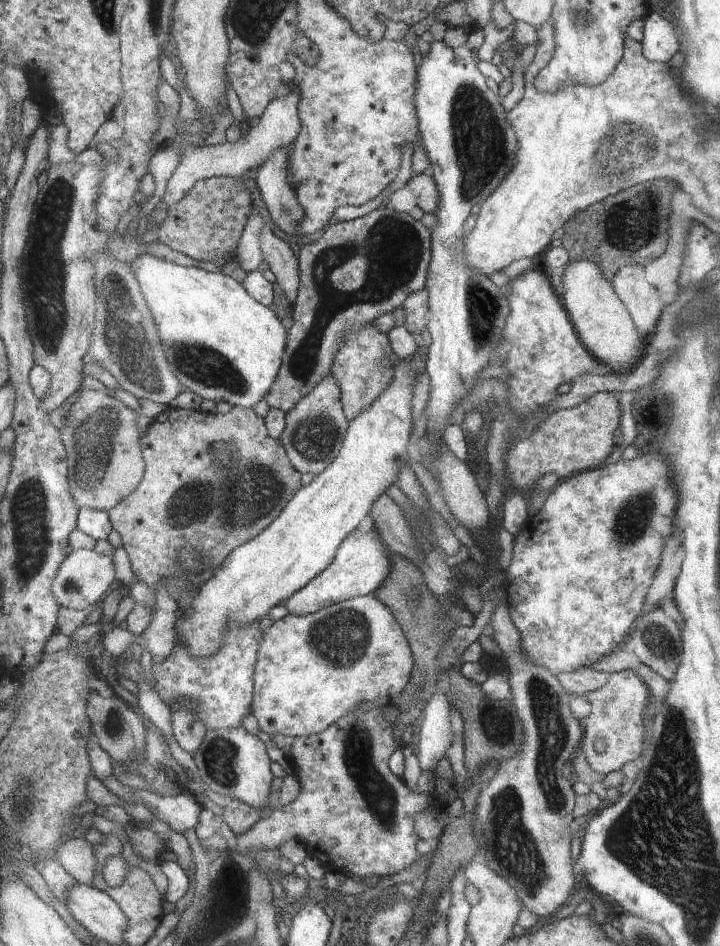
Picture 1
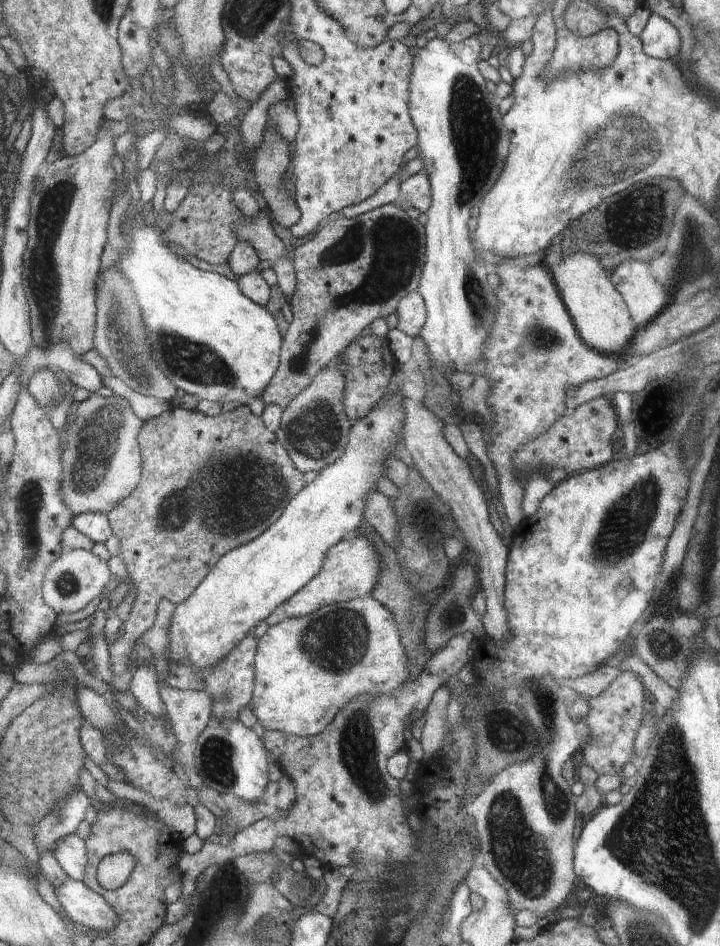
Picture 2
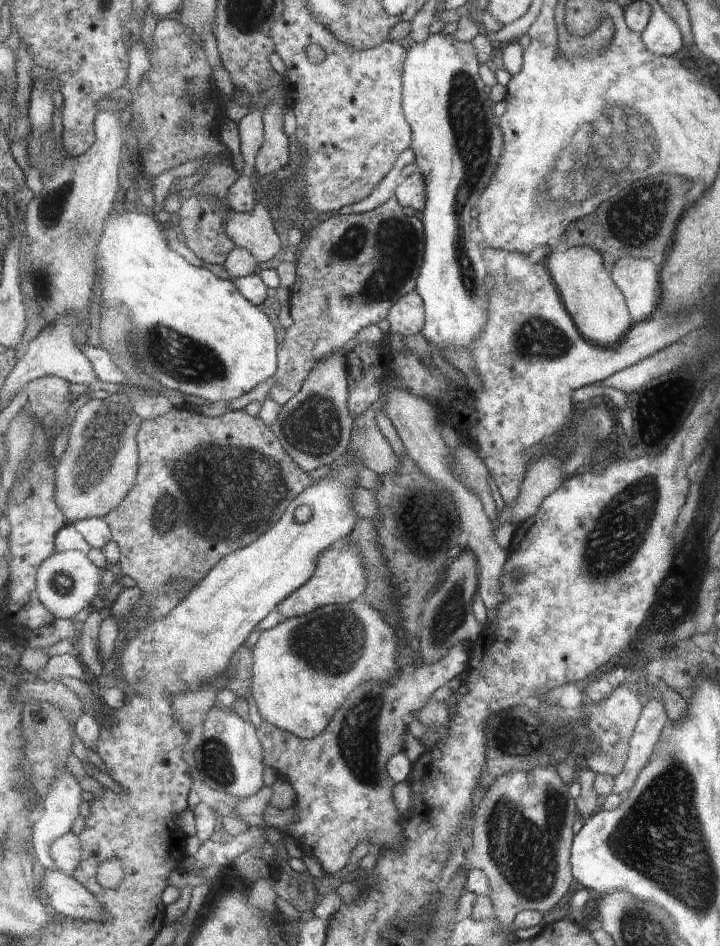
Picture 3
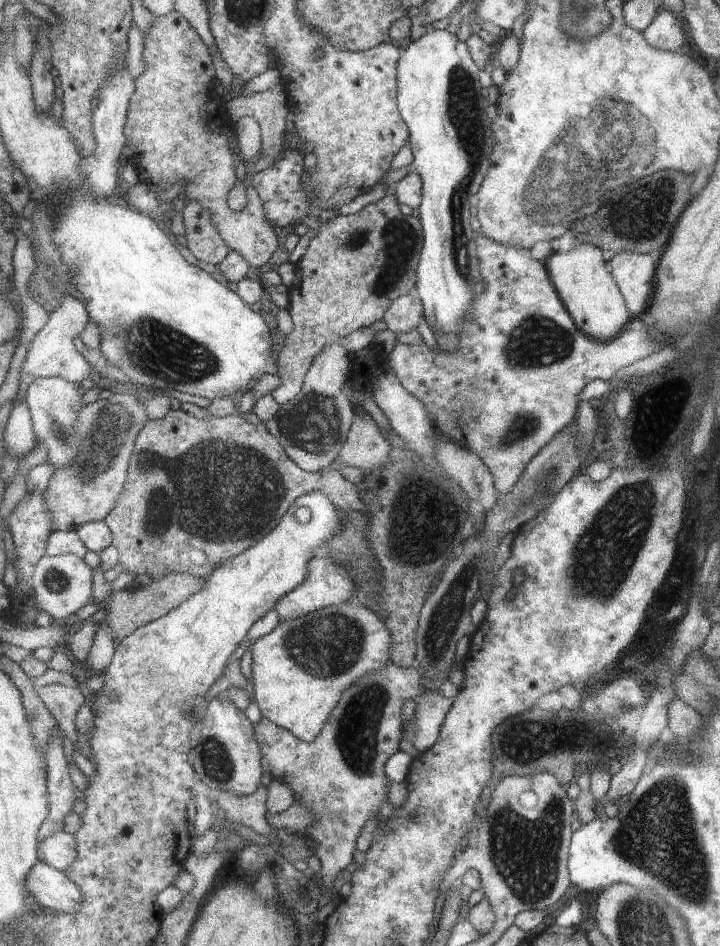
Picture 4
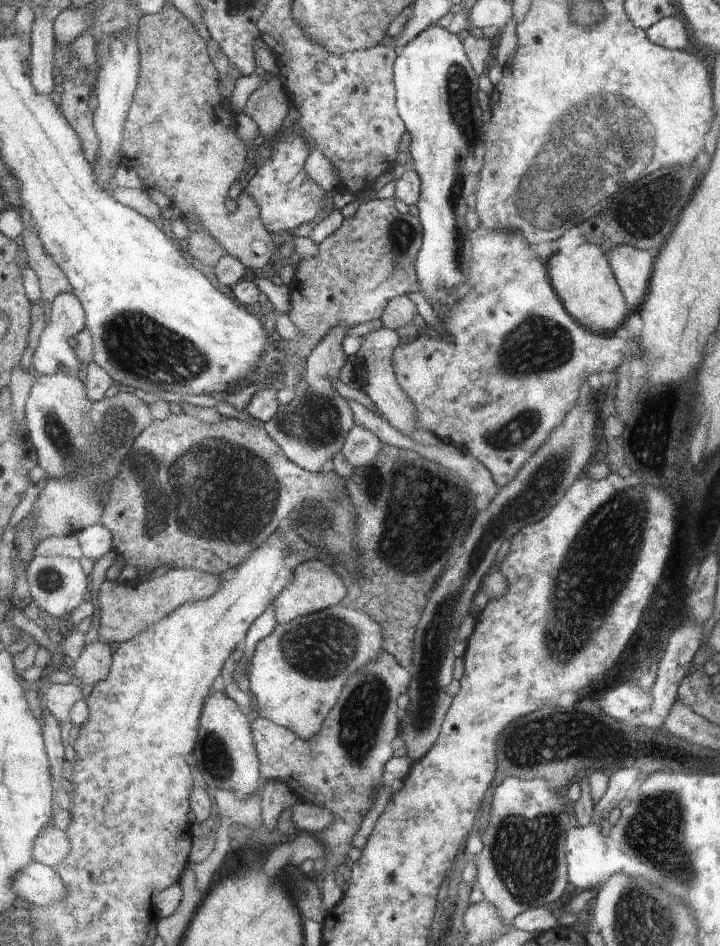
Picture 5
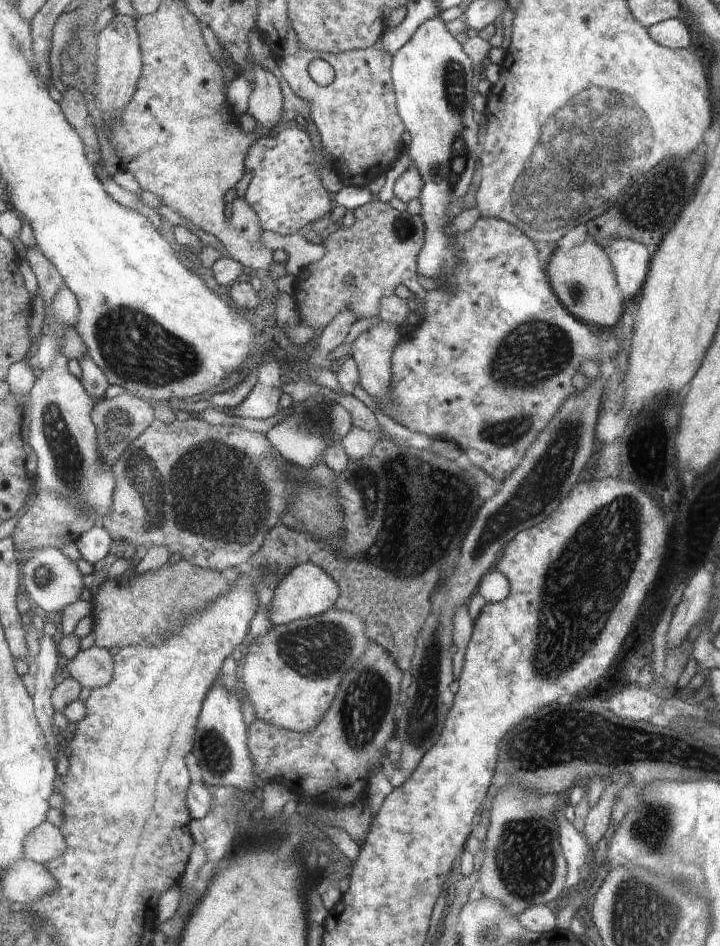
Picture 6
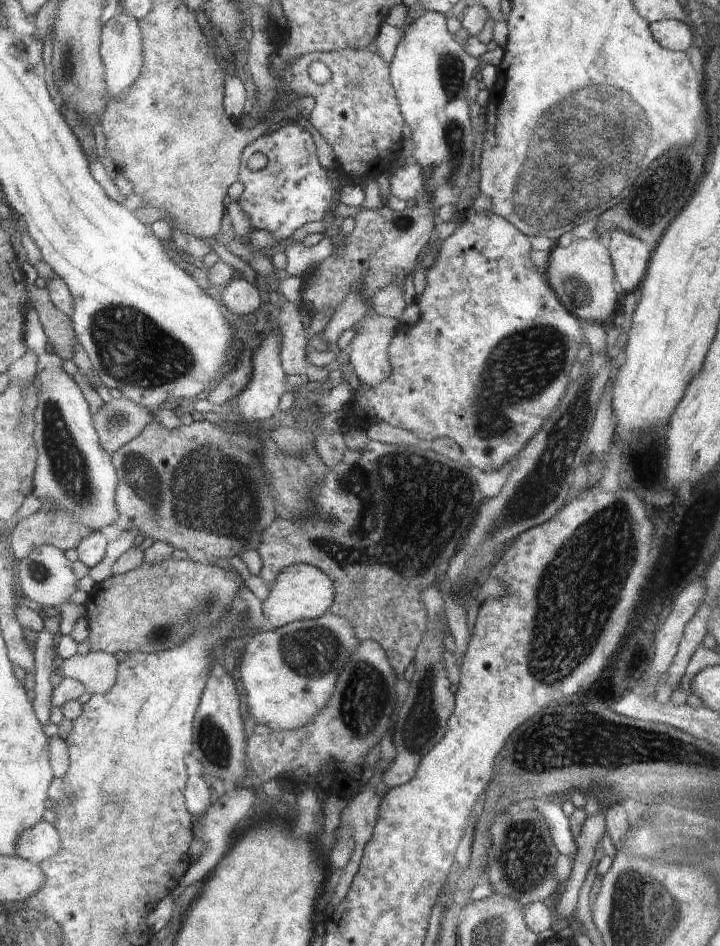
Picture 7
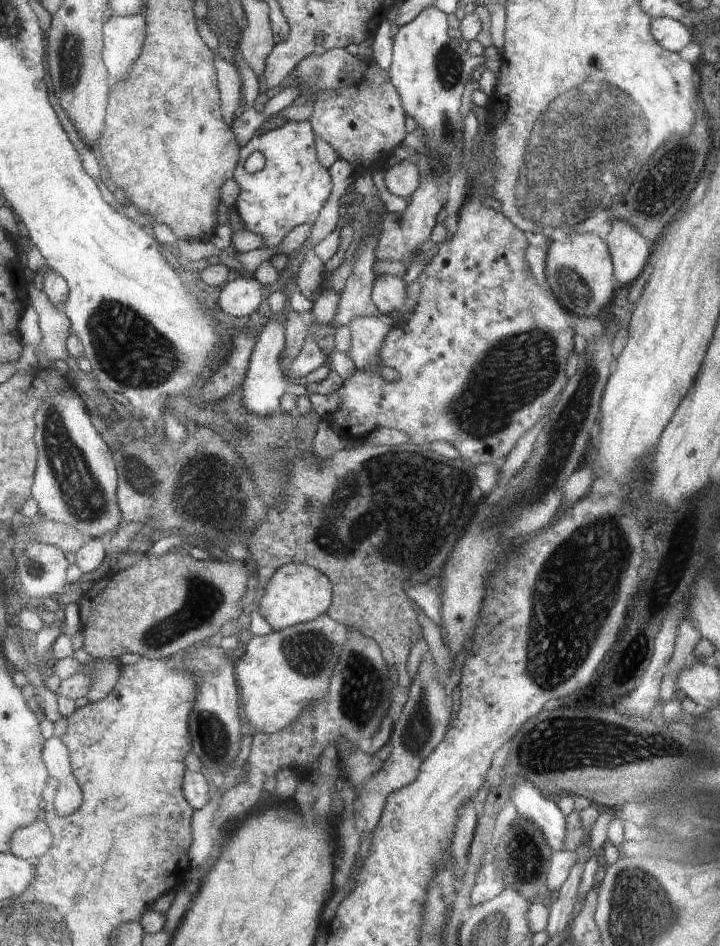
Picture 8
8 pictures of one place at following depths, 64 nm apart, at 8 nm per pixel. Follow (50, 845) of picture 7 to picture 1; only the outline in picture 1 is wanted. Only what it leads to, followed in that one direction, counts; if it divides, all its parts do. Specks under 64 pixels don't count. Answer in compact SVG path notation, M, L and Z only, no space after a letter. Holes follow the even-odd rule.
M84 837L68 839L67 844L60 850L59 860L78 882L94 884L94 876L99 873L96 870L98 858L94 845Z

